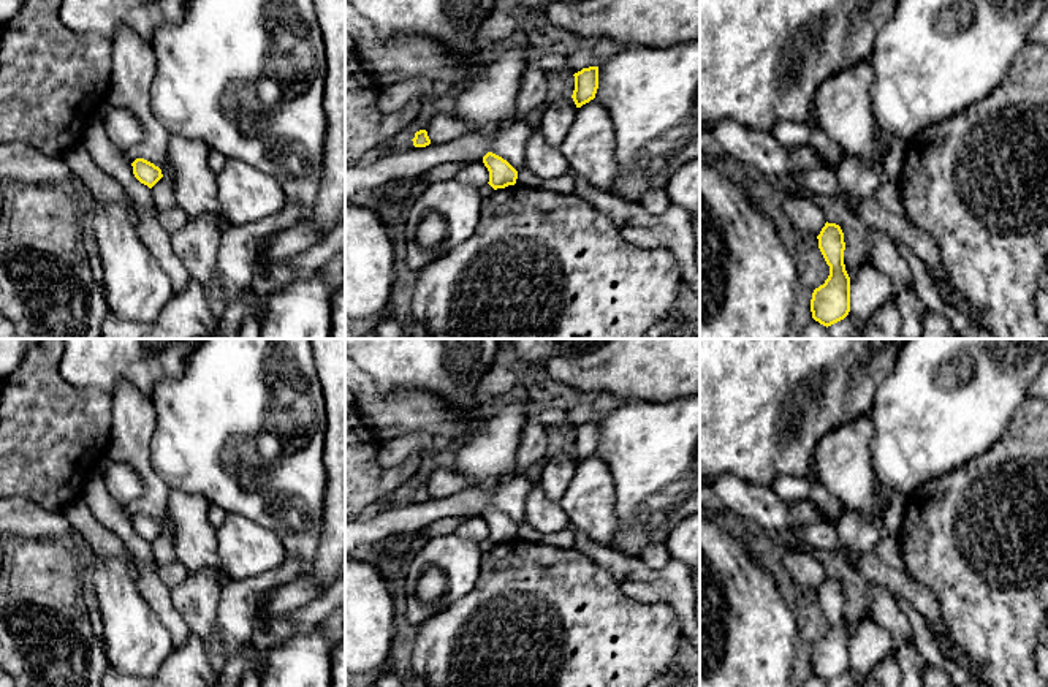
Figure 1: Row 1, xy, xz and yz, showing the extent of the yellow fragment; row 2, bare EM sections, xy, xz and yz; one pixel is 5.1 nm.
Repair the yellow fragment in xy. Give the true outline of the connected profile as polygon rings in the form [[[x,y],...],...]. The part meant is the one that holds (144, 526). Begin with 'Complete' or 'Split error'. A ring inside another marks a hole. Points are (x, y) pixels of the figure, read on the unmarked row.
Complete. [[[136,513],[131,521],[135,532],[149,543],[163,532],[161,524],[144,513]]]

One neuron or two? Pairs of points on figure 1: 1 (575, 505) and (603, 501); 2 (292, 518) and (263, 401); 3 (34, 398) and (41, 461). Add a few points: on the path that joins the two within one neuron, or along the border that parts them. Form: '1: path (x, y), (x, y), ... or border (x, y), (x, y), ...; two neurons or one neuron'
1: path (581, 502), (597, 501); one neuron
2: path (282, 489), (263, 459), (263, 429); one neuron
3: path (40, 413), (41, 445); one neuron

